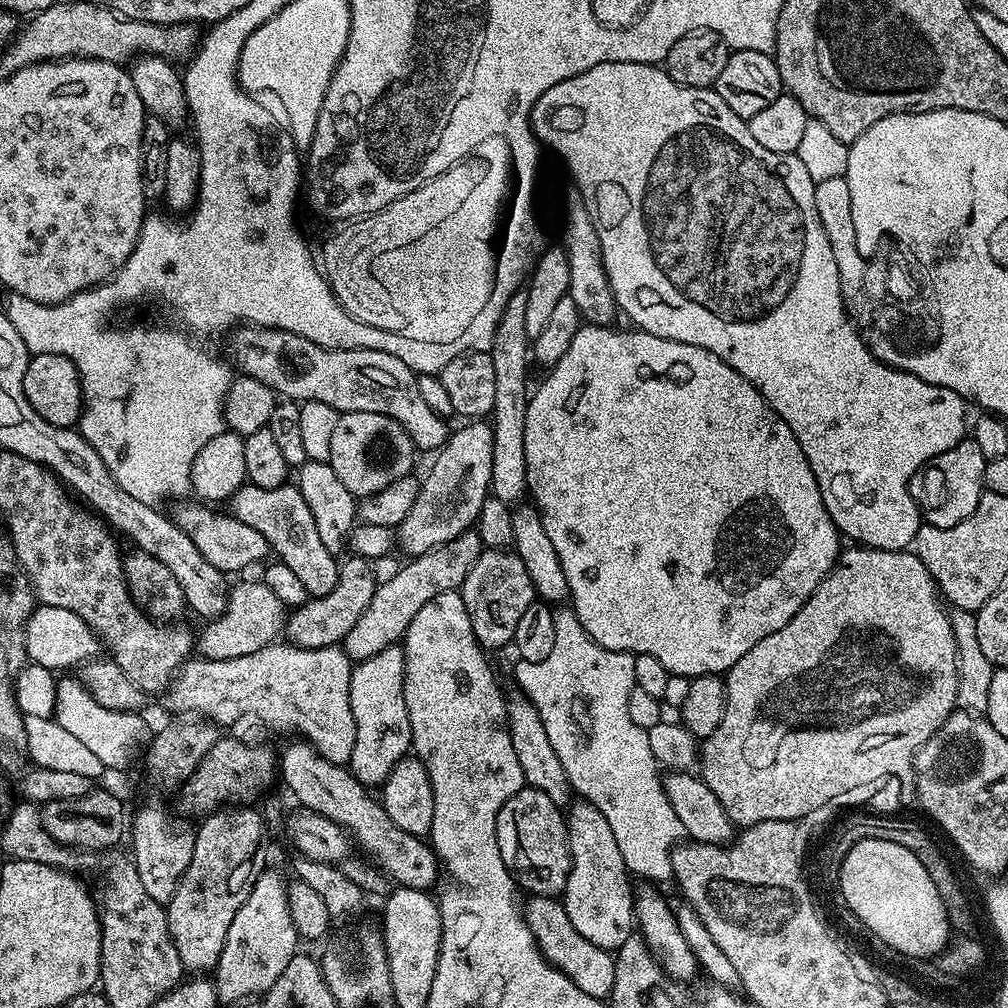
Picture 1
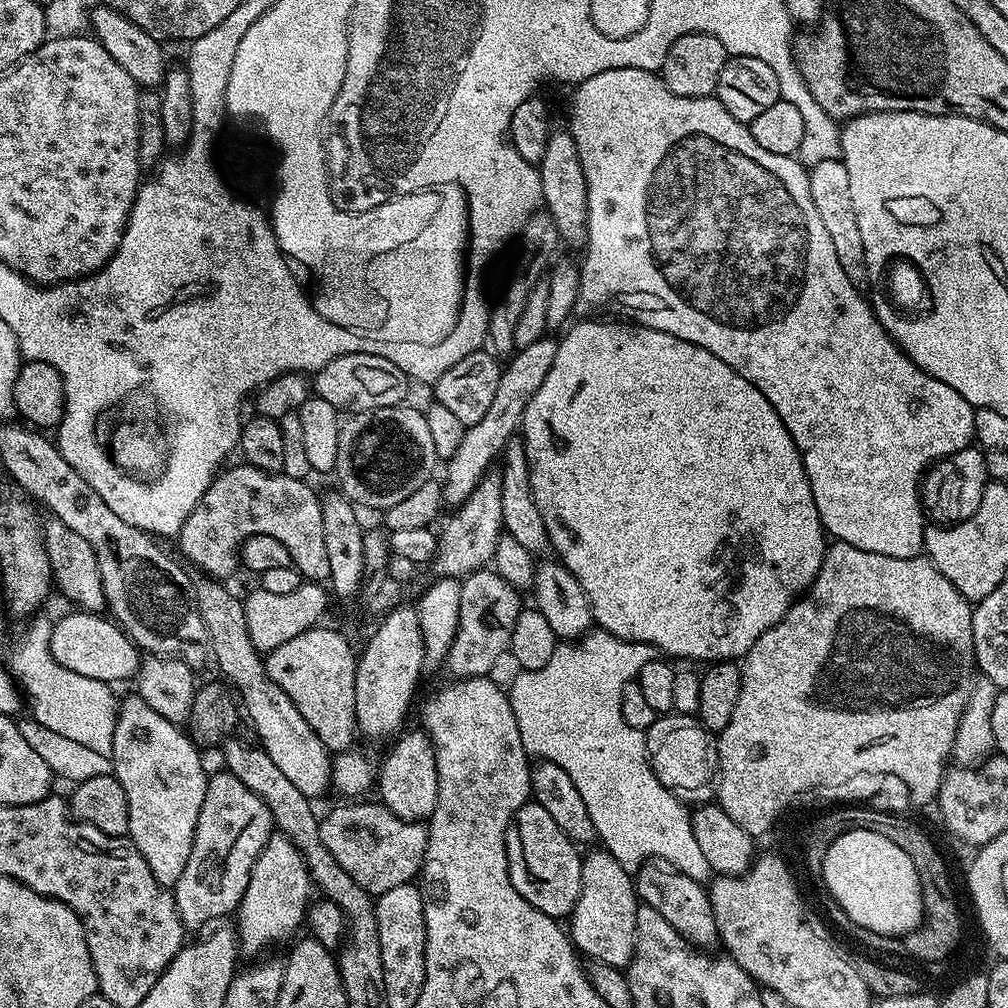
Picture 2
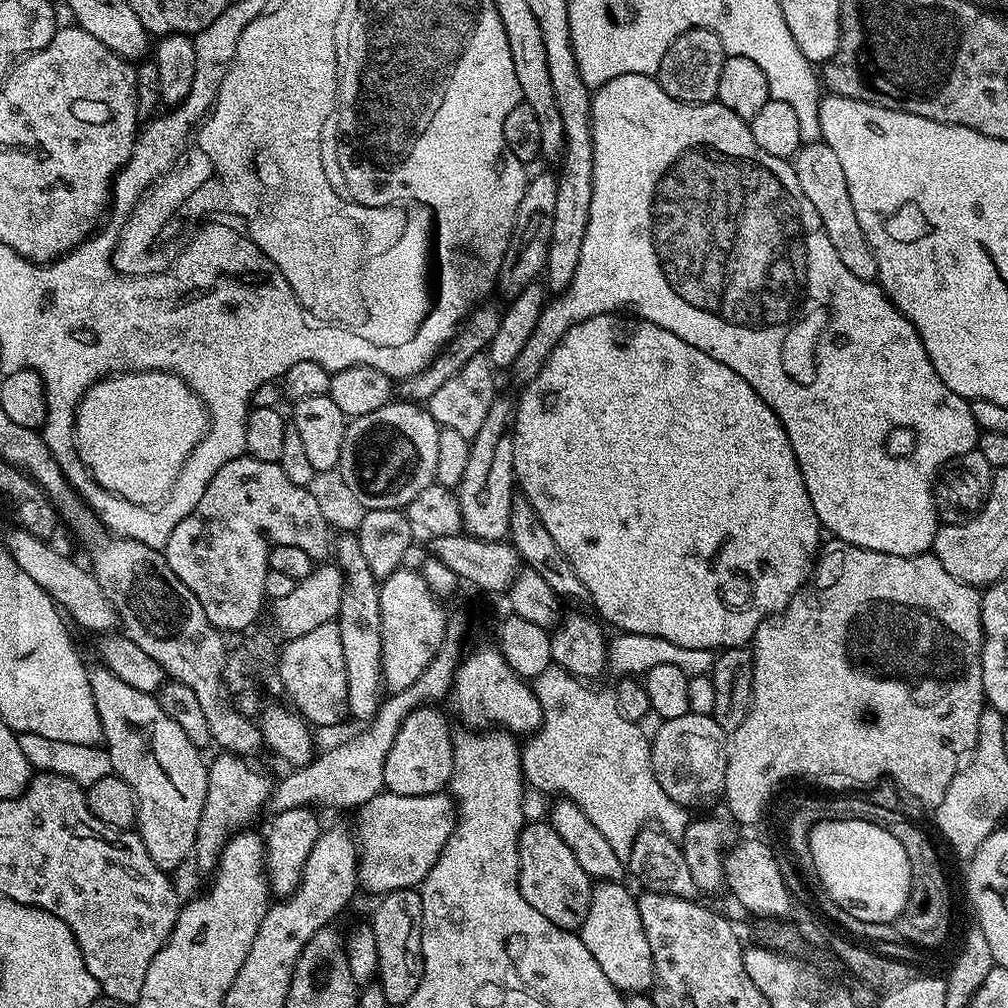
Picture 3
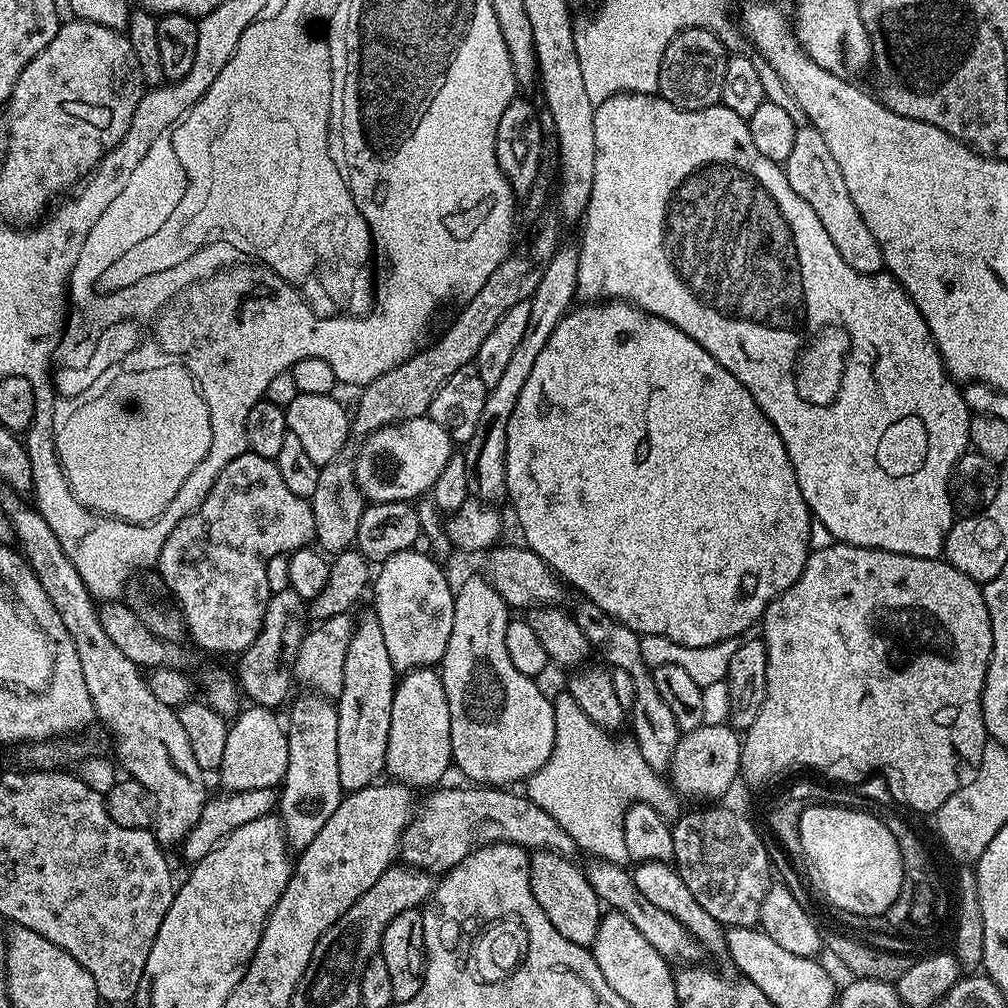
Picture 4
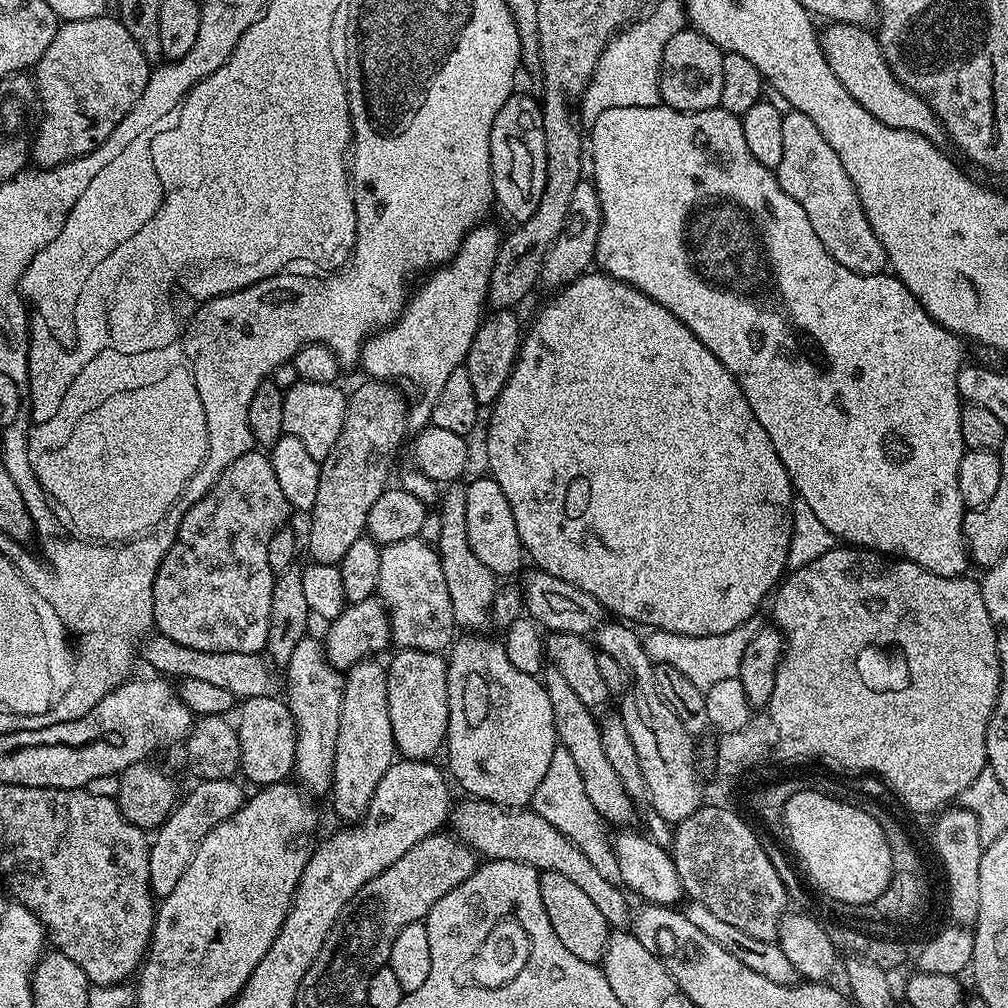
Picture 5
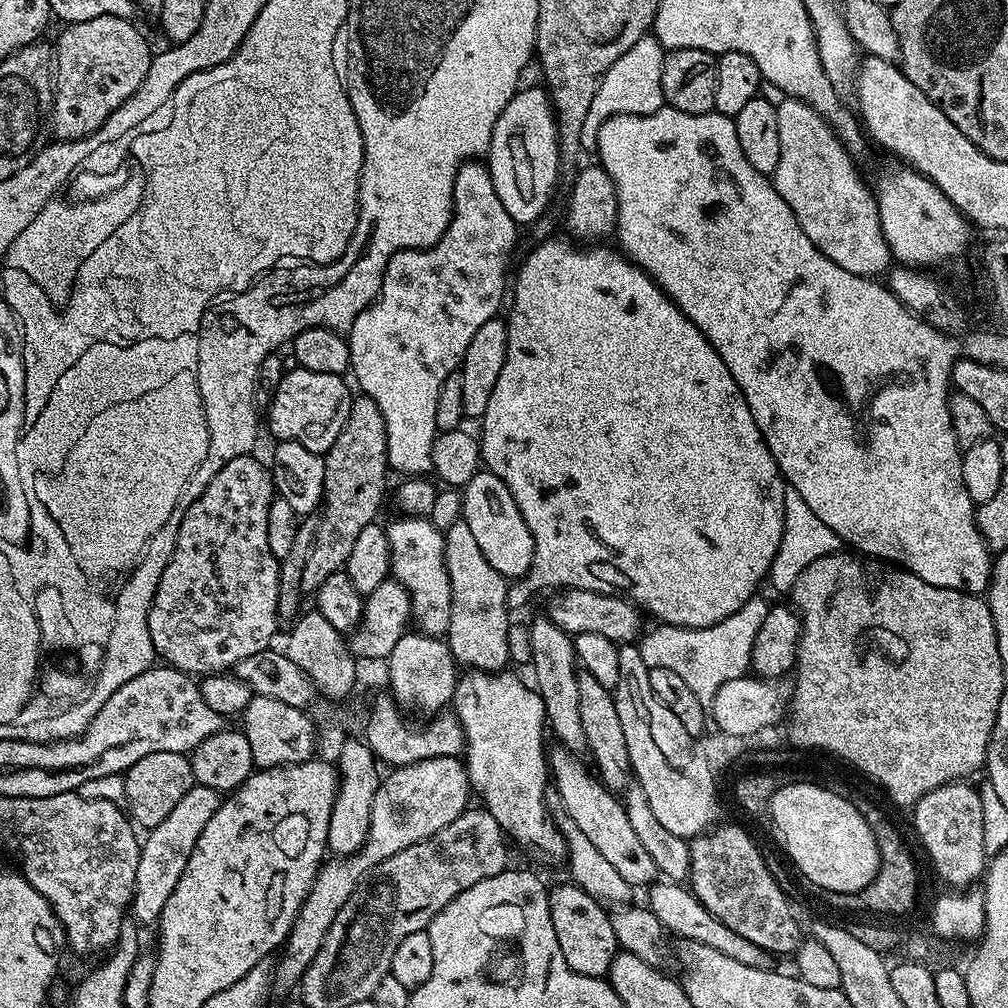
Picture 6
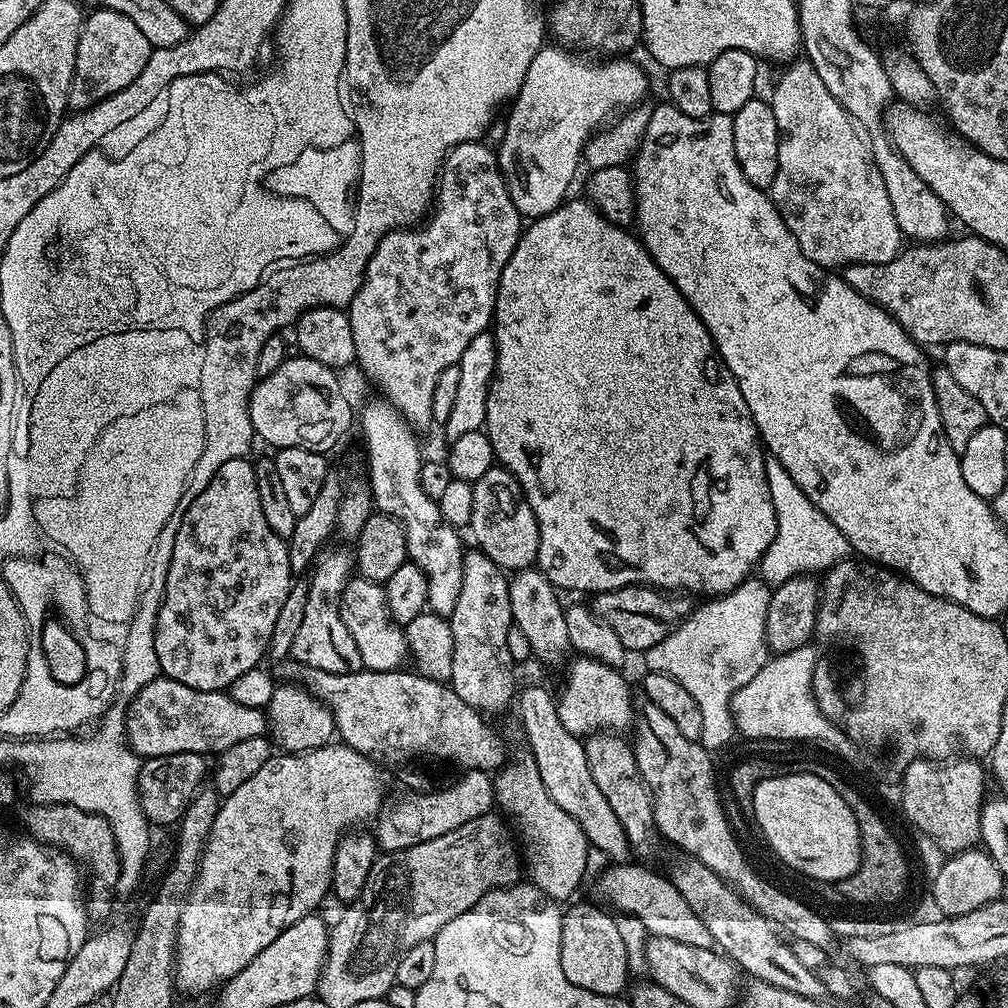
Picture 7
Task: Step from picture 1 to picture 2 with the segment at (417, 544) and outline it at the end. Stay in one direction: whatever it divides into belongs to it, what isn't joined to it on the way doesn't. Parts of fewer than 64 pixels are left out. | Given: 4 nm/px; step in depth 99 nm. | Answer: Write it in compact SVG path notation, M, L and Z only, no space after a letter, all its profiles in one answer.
M541 338L530 346L513 351L510 359L503 365L498 394L494 394L493 404L480 421L465 427L462 442L458 442L458 450L454 450L454 454L446 462L445 468L448 469L444 472L442 484L442 500L445 505L459 506L466 498L470 498L474 486L478 486L480 479L497 463L509 440L517 435L518 429L523 425L524 411L530 398L538 394L538 386L546 382L546 374L550 374L550 366L554 366L557 341L548 339Z

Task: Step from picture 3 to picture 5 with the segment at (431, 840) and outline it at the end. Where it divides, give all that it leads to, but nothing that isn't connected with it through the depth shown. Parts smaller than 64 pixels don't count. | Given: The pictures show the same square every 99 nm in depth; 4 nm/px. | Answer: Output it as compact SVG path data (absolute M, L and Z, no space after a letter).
M464 798L457 808L455 805L451 809L450 828L457 840L488 860L522 862L540 872L566 874L566 878L570 878L570 882L578 882L578 887L594 901L594 906L602 910L602 918L606 918L613 929L623 929L629 923L629 897L617 885L602 878L602 874L591 865L590 858L582 854L580 847L554 826L550 826L550 822L546 822L546 818L537 812L527 807L509 808L488 800Z

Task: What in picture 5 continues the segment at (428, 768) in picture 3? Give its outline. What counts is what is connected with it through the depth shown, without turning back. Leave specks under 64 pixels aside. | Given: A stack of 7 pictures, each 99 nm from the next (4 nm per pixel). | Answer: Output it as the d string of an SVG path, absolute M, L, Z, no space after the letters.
M406 648L395 653L392 661L387 661L388 674L388 709L390 710L390 726L392 737L396 743L396 751L405 760L433 759L436 751L443 749L448 735L448 702L447 702L447 672L448 660L438 652L423 652Z

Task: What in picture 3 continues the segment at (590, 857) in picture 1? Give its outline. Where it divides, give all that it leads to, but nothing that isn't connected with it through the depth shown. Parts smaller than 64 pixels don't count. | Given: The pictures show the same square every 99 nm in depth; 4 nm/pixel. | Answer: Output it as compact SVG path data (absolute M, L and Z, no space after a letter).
M606 880L592 889L590 914L578 929L580 941L594 954L602 974L619 988L621 993L647 993L654 983L652 970L652 947L646 942L646 930L642 926L642 914L638 914L636 896L623 888L623 883Z

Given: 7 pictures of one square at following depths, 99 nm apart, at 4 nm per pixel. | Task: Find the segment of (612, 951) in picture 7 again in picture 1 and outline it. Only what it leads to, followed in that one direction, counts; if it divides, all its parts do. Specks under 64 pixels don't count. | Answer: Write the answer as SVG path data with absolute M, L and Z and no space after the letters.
M527 786L520 788L518 794L510 797L498 810L498 850L502 854L502 862L512 873L517 885L524 888L532 896L559 897L563 893L570 866L572 865L572 855L568 845L568 821L561 805L550 802L550 798L542 790L534 790Z

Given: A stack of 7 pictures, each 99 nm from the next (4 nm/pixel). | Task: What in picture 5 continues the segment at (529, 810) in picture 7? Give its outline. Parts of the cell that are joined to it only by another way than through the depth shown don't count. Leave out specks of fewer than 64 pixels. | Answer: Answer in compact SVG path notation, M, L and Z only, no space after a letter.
M499 639L459 640L453 643L452 654L448 656L448 735L444 748L445 753L448 752L448 766L469 797L509 808L525 807L531 803L533 792L545 777L550 759L558 747L549 695L537 677L523 674L511 665Z

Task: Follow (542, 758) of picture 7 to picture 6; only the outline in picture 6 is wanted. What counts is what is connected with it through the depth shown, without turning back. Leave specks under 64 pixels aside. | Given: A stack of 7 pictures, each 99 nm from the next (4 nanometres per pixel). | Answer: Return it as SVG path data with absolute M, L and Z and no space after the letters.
M556 746L550 752L550 776L554 782L556 779L556 792L568 811L565 812L567 817L586 834L586 838L590 838L590 842L594 842L598 854L602 854L602 858L606 858L606 862L610 862L610 866L614 866L614 870L618 870L618 874L622 874L628 884L651 885L658 876L654 858L650 856L646 846L642 846L638 834L634 834L634 826L630 826L630 818L623 803L608 791L590 771L589 765L584 765L580 759L577 753L570 752L563 746Z

